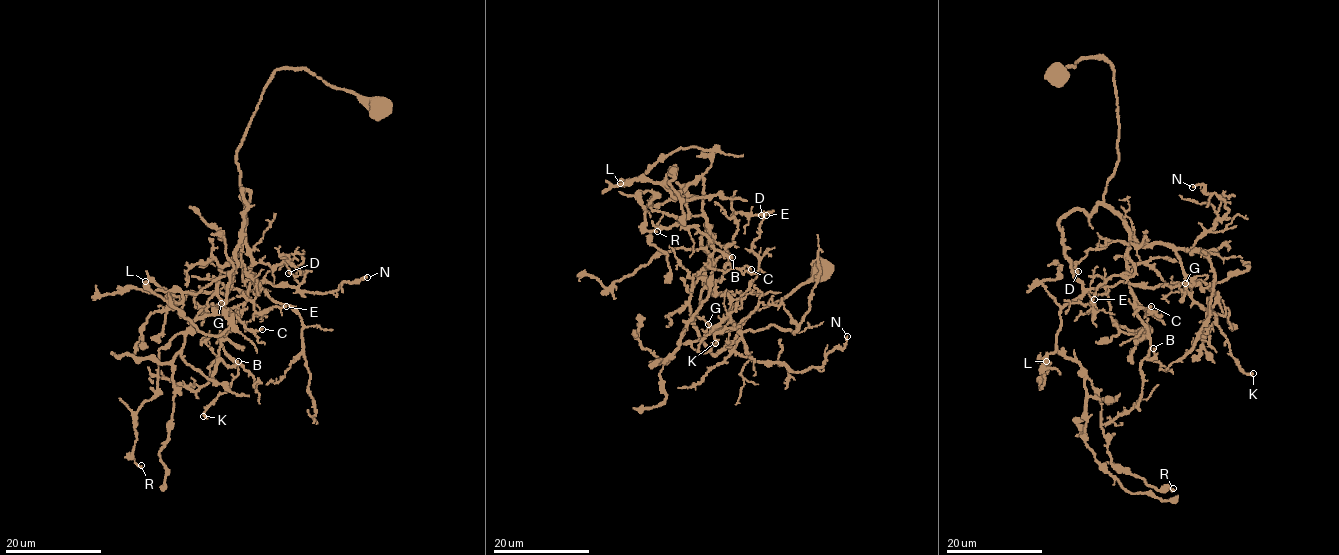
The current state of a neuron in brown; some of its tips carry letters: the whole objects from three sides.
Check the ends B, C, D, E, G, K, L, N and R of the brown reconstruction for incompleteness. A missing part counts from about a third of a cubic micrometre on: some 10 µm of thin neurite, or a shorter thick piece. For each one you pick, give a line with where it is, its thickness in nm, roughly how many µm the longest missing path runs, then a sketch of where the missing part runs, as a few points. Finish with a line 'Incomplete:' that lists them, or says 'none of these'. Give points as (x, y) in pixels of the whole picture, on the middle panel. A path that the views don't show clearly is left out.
Incomplete: none of these

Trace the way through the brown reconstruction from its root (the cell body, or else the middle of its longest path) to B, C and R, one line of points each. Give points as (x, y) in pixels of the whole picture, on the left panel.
B: (381, 108), (304, 69), (272, 75), (236, 157), (243, 249), (218, 281), (219, 358), (229, 366), (238, 361)
C: (381, 108), (302, 68), (275, 71), (264, 89), (236, 157), (243, 249), (218, 293), (247, 329), (262, 329)
R: (381, 108), (272, 75), (237, 151), (217, 369), (195, 390), (154, 374), (141, 465)

